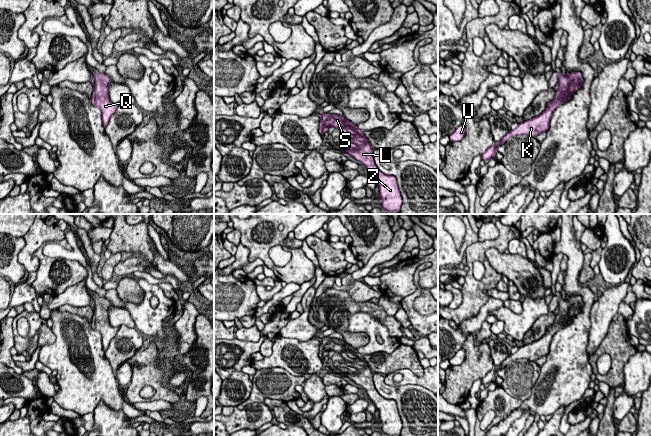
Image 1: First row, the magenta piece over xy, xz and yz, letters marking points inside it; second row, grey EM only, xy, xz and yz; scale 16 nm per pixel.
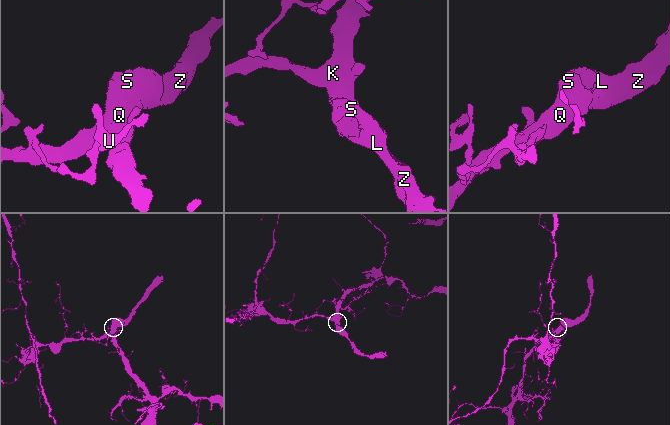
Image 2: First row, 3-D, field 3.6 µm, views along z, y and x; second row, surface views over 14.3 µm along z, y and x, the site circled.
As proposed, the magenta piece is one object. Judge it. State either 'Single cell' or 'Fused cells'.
Single cell

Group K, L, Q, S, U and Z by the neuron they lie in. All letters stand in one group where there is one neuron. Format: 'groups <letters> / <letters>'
groups K L Q S U Z

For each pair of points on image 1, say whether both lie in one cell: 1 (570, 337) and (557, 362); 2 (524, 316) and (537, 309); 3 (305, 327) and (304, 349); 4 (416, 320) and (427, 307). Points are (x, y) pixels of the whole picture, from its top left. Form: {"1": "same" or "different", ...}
{"1": "same", "2": "same", "3": "different", "4": "different"}

